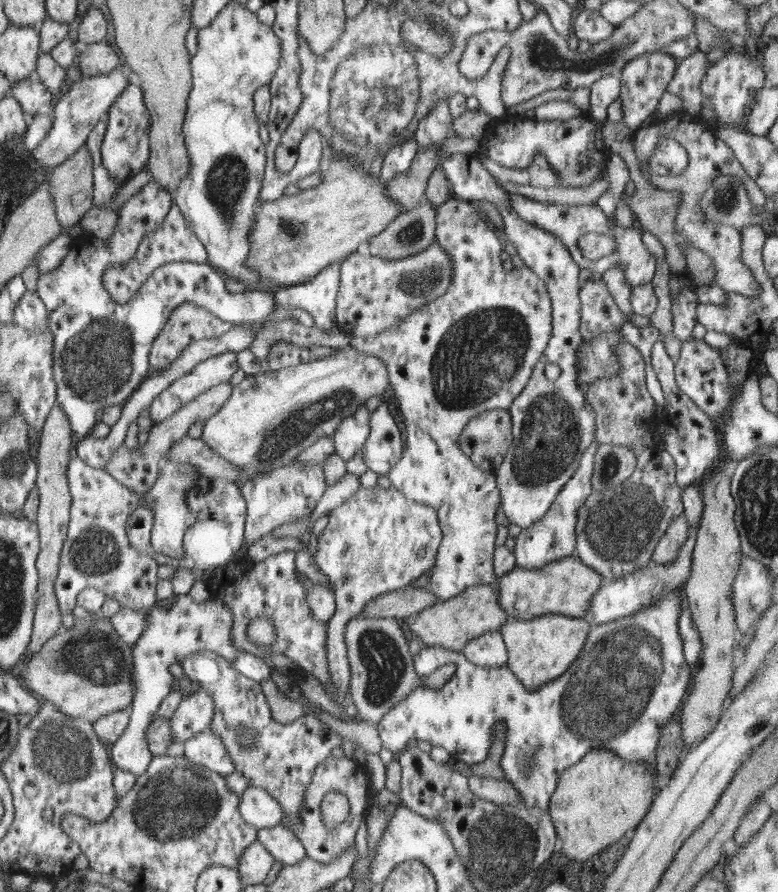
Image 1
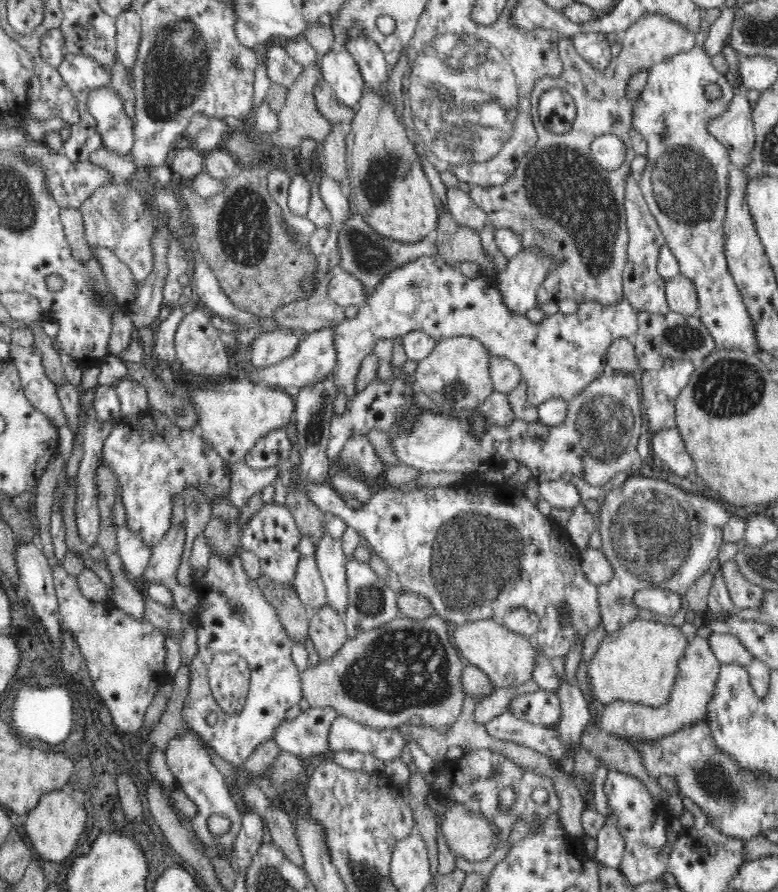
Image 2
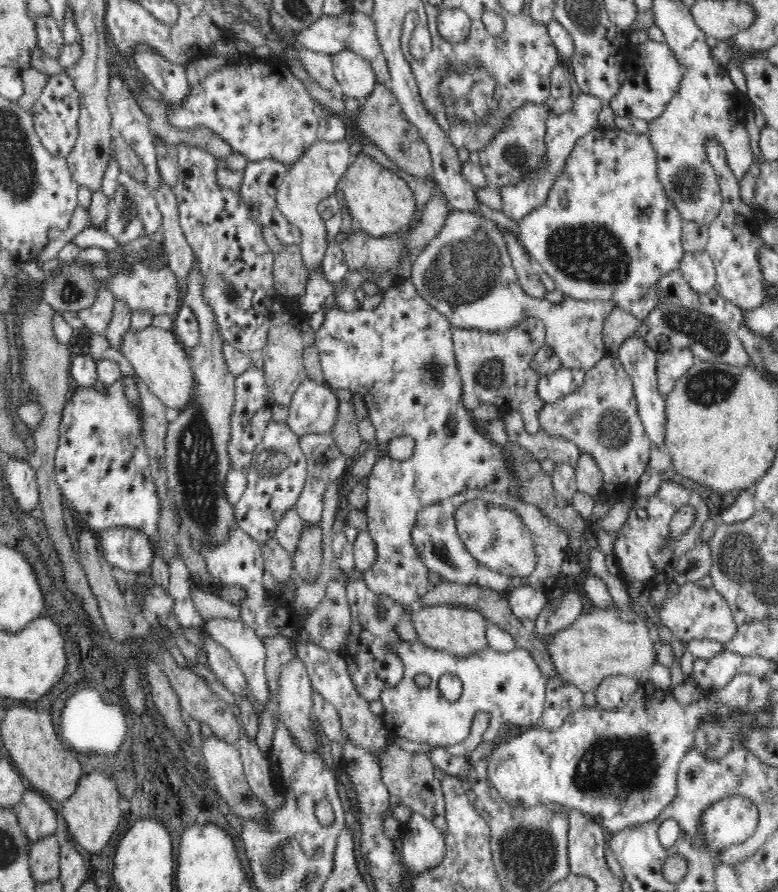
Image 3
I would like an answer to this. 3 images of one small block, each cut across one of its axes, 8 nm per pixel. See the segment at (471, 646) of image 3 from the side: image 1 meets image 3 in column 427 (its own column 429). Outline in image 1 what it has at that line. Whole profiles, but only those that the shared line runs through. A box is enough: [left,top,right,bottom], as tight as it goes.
[408,583,509,651]

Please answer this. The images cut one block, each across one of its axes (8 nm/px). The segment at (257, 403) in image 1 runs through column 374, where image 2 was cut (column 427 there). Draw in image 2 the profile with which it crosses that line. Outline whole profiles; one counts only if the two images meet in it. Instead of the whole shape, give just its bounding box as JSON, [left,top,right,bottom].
[414,336,494,412]

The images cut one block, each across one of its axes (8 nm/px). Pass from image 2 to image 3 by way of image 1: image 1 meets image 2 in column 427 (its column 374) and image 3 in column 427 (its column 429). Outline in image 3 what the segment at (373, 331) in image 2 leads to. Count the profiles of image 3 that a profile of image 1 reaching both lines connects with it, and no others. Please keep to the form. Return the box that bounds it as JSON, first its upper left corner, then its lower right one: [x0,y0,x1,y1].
[412,210,620,371]

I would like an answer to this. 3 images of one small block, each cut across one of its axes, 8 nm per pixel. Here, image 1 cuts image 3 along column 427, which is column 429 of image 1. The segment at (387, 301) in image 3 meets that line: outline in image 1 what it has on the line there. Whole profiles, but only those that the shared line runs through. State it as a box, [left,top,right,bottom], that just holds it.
[350,198,554,602]

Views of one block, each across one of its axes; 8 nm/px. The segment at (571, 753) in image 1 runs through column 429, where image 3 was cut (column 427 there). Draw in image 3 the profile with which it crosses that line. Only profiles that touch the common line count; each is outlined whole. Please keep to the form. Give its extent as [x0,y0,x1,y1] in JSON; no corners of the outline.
[380,642,546,747]

